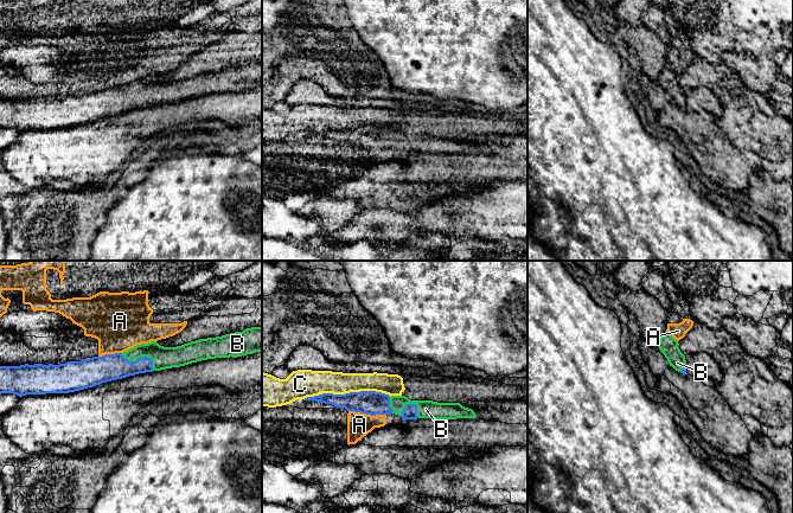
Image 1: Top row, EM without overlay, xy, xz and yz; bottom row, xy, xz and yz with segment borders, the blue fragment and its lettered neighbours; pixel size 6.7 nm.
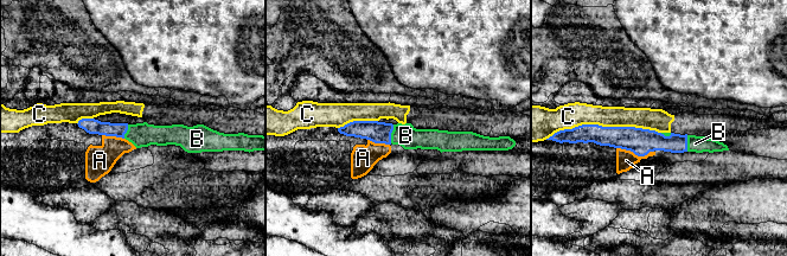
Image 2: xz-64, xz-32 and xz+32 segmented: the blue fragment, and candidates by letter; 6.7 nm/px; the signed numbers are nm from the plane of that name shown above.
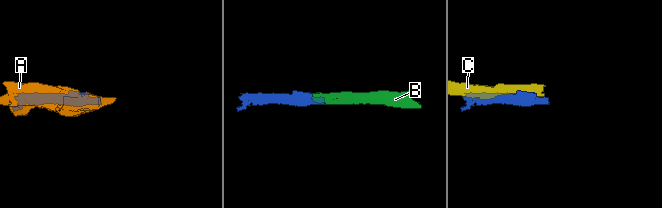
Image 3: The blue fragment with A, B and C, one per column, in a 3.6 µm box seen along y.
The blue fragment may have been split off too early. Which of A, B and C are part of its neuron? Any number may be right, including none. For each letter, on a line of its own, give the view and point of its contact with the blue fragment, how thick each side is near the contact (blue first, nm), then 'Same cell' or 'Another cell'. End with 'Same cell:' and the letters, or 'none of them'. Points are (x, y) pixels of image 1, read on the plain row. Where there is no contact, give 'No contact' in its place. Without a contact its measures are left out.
A: Touches blue at xz (368, 148). Thickness 160 nm (blue) against 160 nm. Another cell
B: Touches blue at xy (141, 91). Thickness 180 nm (blue) against 150 nm. Same cell
C: Touches blue at xz (346, 128). Thickness 160 nm (blue) against 180 nm. Another cell
Same cell: B

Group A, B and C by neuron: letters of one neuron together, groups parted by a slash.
A / B / C

